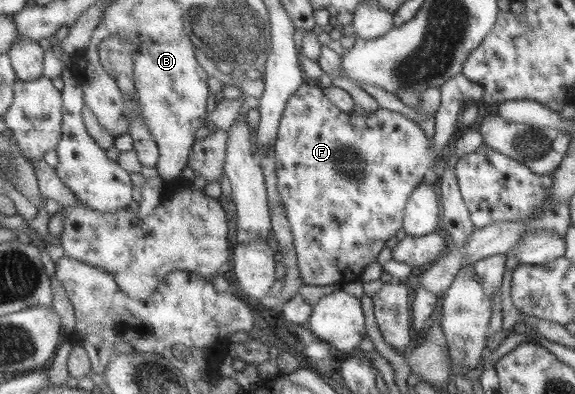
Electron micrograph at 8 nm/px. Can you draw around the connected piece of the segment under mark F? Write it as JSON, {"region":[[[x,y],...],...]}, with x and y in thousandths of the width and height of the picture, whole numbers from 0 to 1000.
{"region":[[[798,185],[784,195],[769,213],[765,223],[765,264],[755,282],[755,340],[751,353],[743,355],[737,345],[736,330],[720,307],[711,305],[694,284],[677,282],[666,274],[656,274],[656,282],[635,284],[635,292],[623,292],[617,284],[602,289],[598,282],[590,282],[583,264],[576,261],[574,251],[569,251],[565,234],[551,216],[529,213],[522,218],[510,244],[499,259],[499,266],[490,287],[490,302],[485,310],[485,343],[483,355],[478,363],[478,383],[482,396],[482,439],[485,447],[485,495],[489,503],[494,538],[506,574],[506,591],[510,599],[510,627],[515,642],[517,673],[520,693],[529,723],[572,723],[581,728],[586,718],[607,721],[612,716],[626,716],[626,698],[638,673],[654,662],[657,642],[671,624],[671,612],[687,596],[687,586],[699,579],[699,551],[703,543],[703,520],[708,515],[708,503],[723,470],[732,467],[732,454],[744,439],[748,416],[753,414],[750,404],[767,393],[767,381],[784,338],[791,332],[788,317],[795,307],[798,294],[798,266],[807,251],[837,251],[840,244],[840,226],[821,206],[816,206],[805,188]]]}

